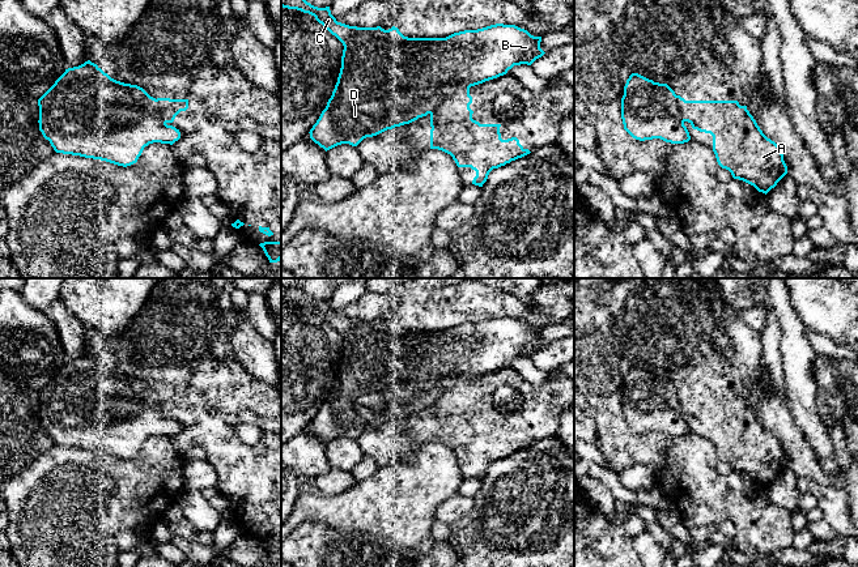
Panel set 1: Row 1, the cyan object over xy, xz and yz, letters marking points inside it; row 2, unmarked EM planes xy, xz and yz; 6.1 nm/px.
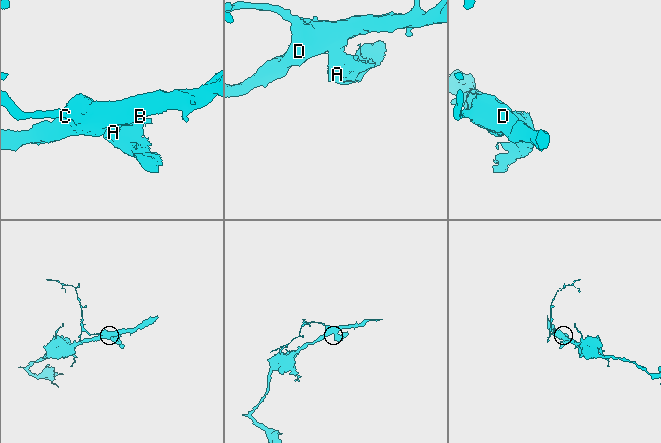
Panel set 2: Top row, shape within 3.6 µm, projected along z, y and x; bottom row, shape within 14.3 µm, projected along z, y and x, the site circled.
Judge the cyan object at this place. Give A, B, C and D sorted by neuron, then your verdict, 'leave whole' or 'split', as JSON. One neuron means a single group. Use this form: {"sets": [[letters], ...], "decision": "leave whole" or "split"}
{"sets": [["A"], ["B", "C", "D"]], "decision": "split"}

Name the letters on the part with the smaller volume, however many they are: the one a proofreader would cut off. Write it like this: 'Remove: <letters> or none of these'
Remove: A

